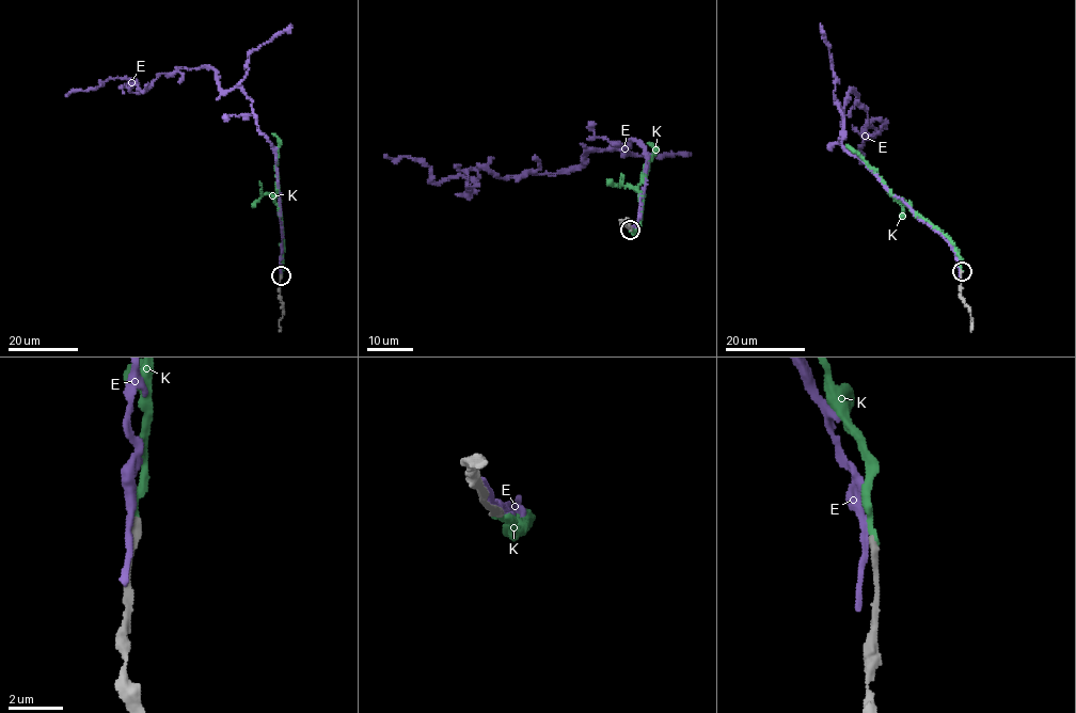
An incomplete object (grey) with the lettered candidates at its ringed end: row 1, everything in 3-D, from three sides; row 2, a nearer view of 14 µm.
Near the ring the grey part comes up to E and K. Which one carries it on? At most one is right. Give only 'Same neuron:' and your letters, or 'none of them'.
Same neuron: K

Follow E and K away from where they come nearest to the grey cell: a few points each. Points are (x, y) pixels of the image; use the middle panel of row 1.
E: (630, 228), (648, 156), (631, 139), (506, 178), (437, 183), (383, 156)
K: (631, 230), (634, 233), (637, 231), (642, 201), (637, 185), (648, 158), (655, 148), (647, 142)

